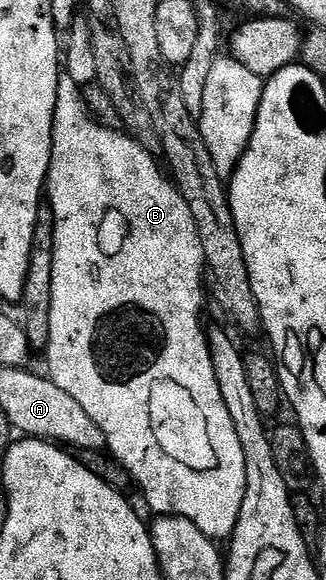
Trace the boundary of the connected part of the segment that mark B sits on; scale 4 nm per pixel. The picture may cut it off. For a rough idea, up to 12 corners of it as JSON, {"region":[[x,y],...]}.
{"region":[[59,79],[48,376],[158,516],[233,535],[204,248]]}

